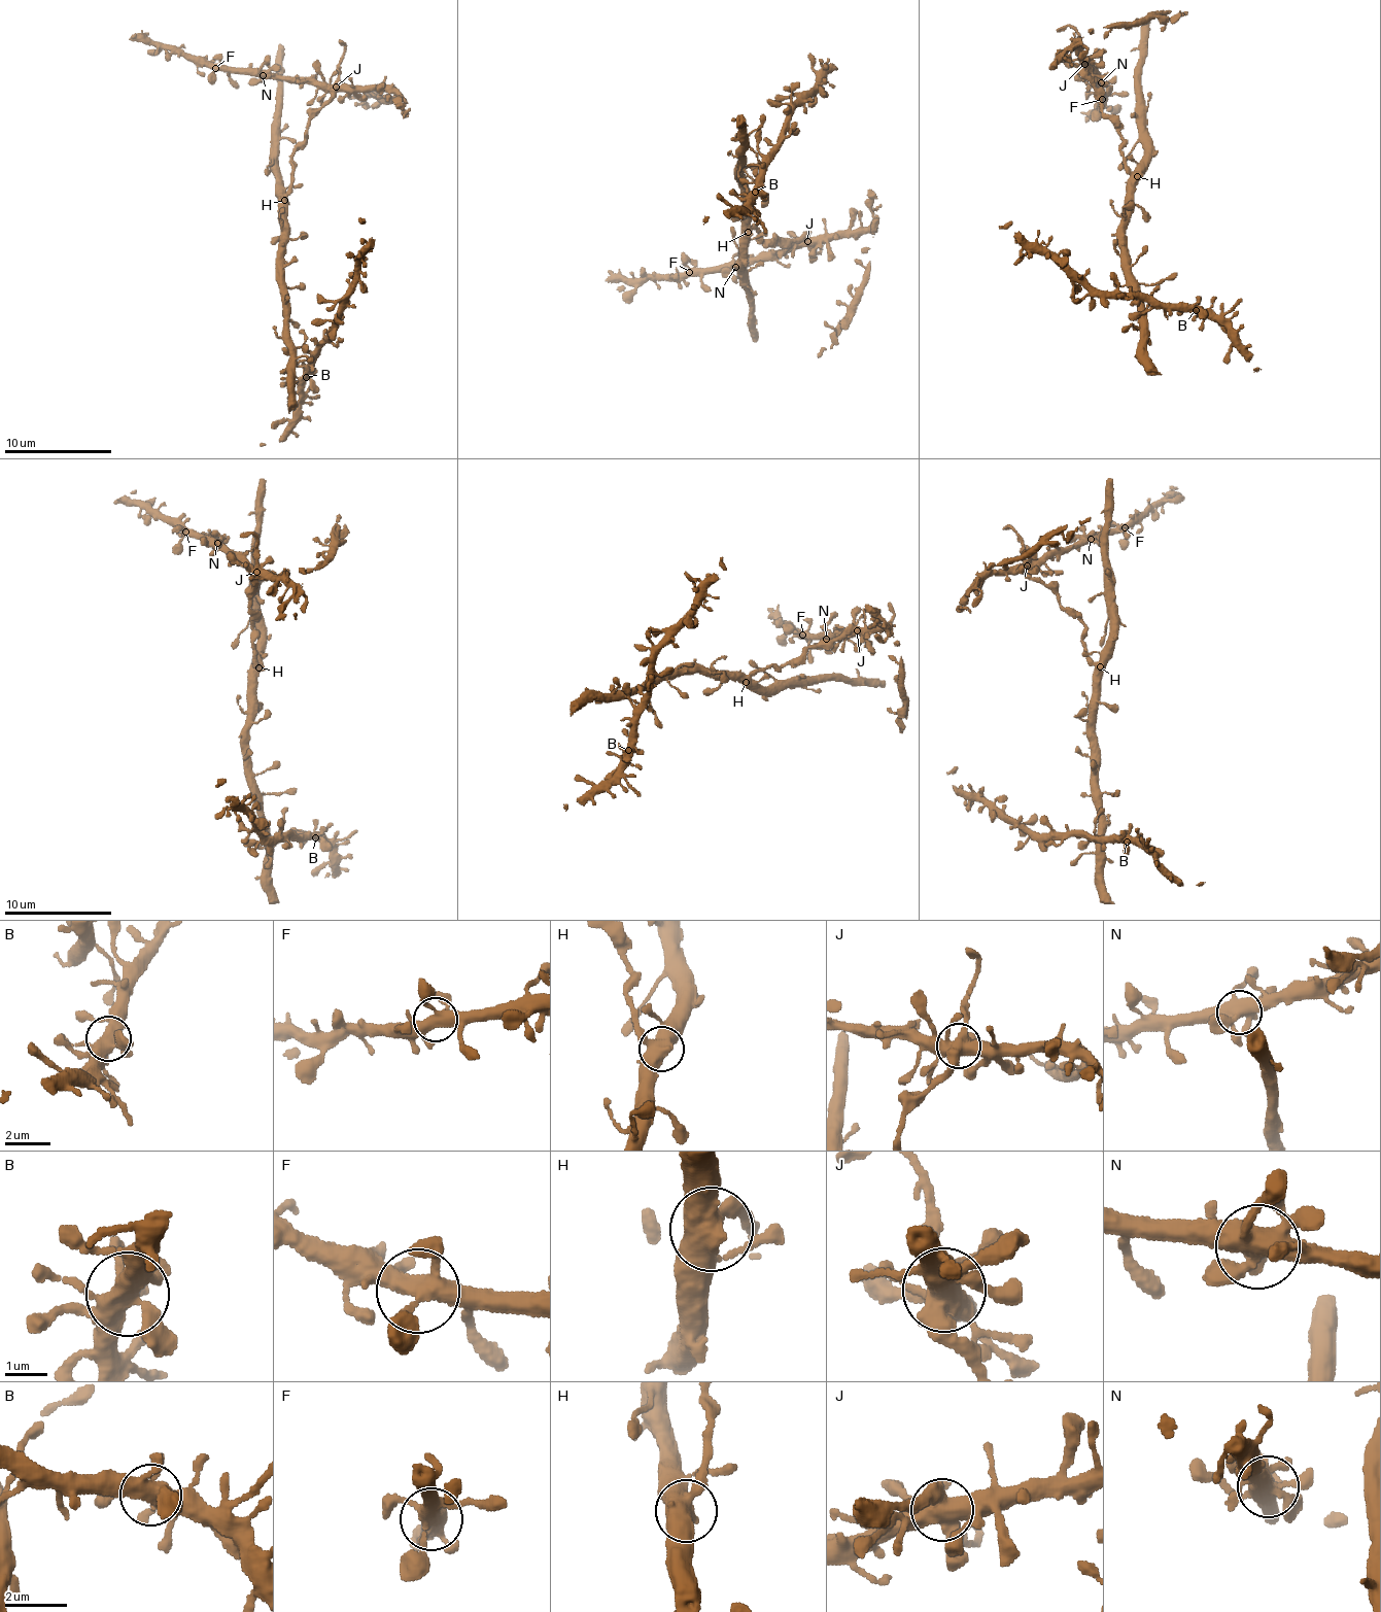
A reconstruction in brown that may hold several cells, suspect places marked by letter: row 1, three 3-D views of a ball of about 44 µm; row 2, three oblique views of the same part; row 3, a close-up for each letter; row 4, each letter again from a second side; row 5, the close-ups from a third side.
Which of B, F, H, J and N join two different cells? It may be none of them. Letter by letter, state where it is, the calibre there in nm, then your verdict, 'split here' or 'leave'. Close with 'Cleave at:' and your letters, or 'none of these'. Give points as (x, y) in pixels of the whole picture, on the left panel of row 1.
B: at (306, 377); 440 nm thick; leave
F: at (215, 68); 400 nm thick; leave
H: at (284, 200); 550 nm thick; split here
J: at (336, 87); 550 nm thick; split here
N: at (263, 75); 500 nm thick; leave
Cleave at: H, J

